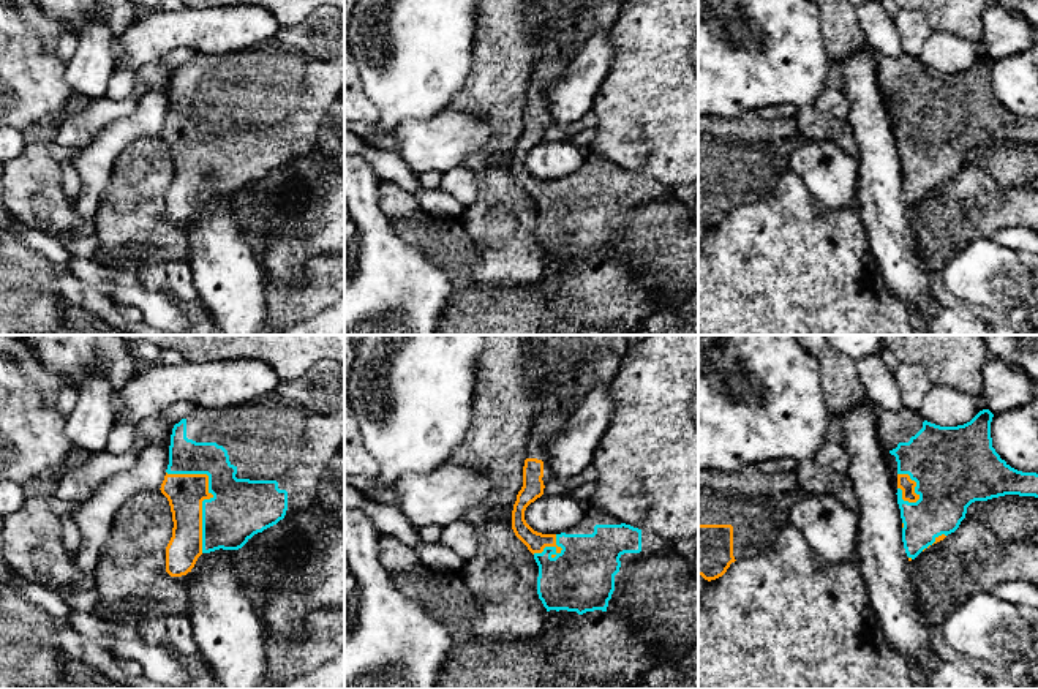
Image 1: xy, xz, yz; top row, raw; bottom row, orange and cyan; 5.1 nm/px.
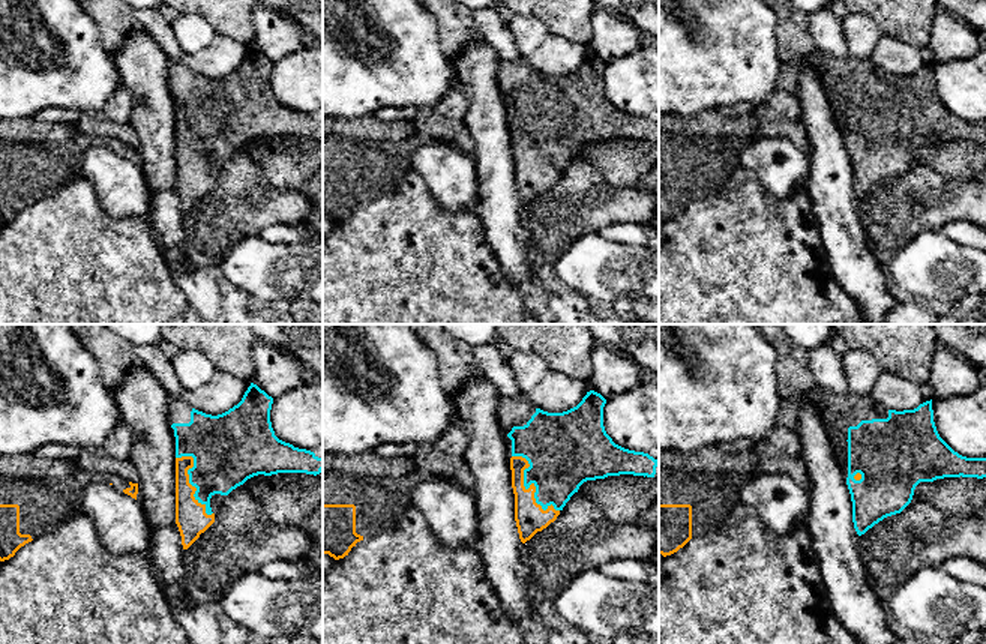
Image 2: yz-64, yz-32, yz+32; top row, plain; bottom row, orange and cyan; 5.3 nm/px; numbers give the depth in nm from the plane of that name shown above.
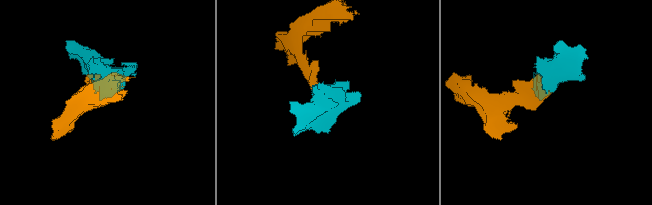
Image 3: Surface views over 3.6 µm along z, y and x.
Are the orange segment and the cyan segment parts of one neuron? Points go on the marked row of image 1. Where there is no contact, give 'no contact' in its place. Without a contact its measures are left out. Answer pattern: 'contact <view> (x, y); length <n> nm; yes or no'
contact xy (212, 495); length 460 nm; yes

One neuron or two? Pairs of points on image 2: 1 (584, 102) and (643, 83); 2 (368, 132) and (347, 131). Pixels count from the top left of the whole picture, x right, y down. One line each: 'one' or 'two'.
1: two
2: one

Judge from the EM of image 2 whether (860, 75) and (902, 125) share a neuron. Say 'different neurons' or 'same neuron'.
same neuron

